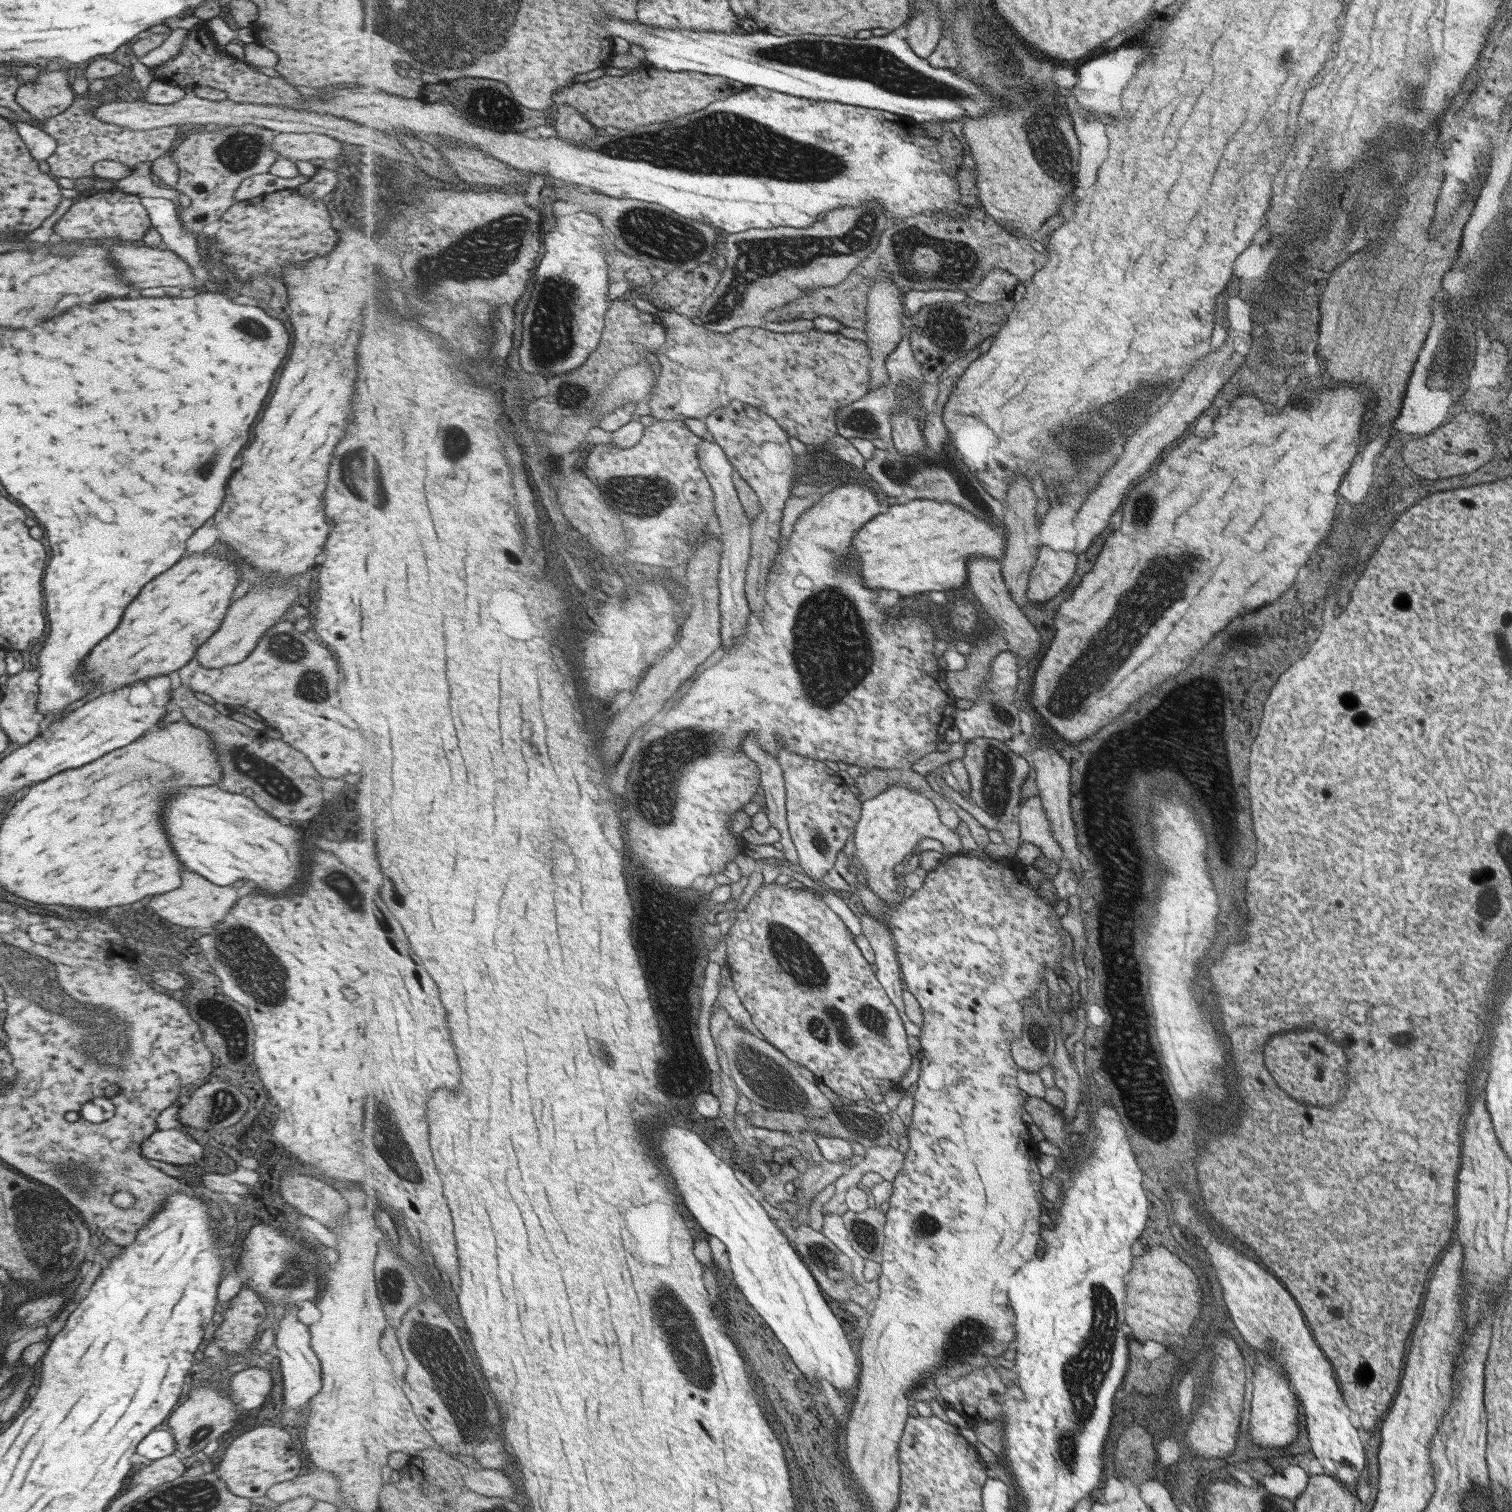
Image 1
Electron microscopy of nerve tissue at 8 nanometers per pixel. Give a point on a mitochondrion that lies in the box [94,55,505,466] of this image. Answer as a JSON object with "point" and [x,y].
{"point":[240,150]}

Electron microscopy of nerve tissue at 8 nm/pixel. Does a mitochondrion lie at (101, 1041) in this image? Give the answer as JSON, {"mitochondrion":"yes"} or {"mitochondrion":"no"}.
{"mitochondrion":"yes"}

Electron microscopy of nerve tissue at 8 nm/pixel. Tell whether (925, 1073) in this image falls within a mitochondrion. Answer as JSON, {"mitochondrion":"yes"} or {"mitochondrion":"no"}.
{"mitochondrion":"no"}

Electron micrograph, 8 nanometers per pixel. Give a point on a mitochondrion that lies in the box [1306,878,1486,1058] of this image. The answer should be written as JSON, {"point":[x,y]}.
{"point":[1362,923]}

